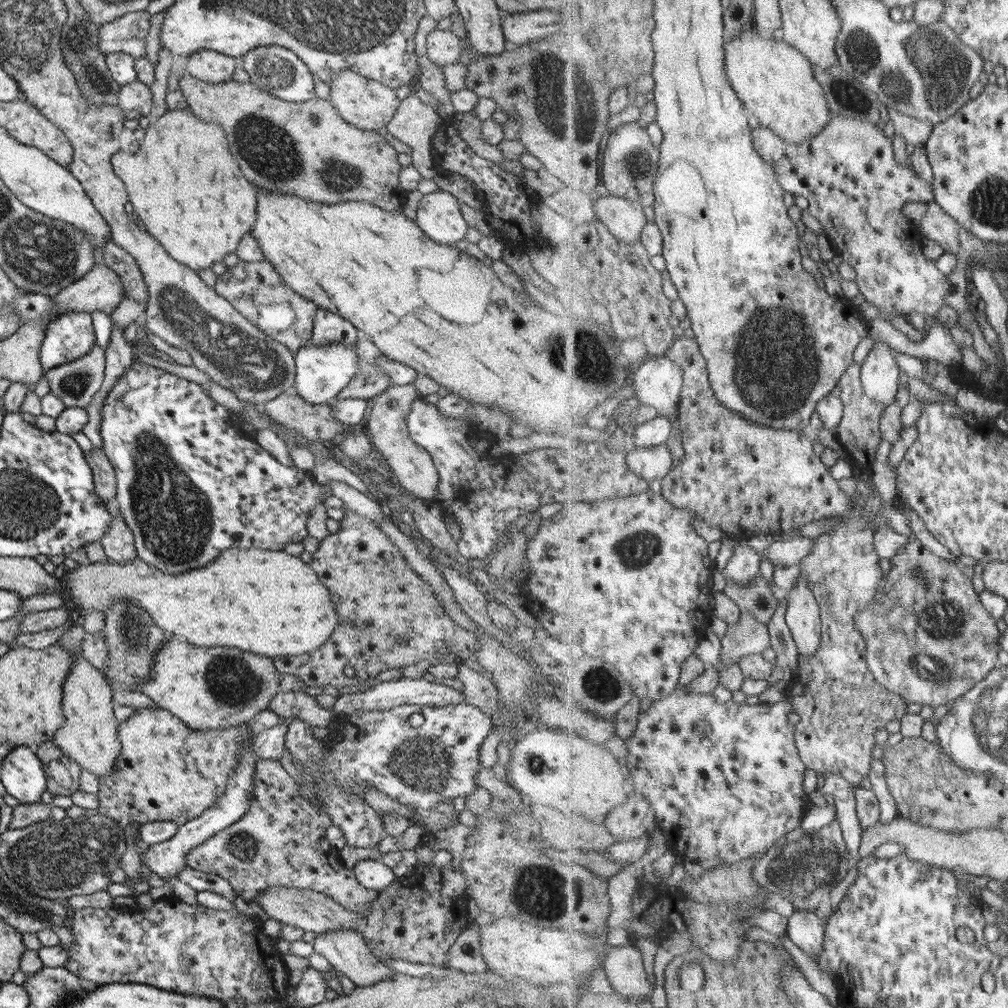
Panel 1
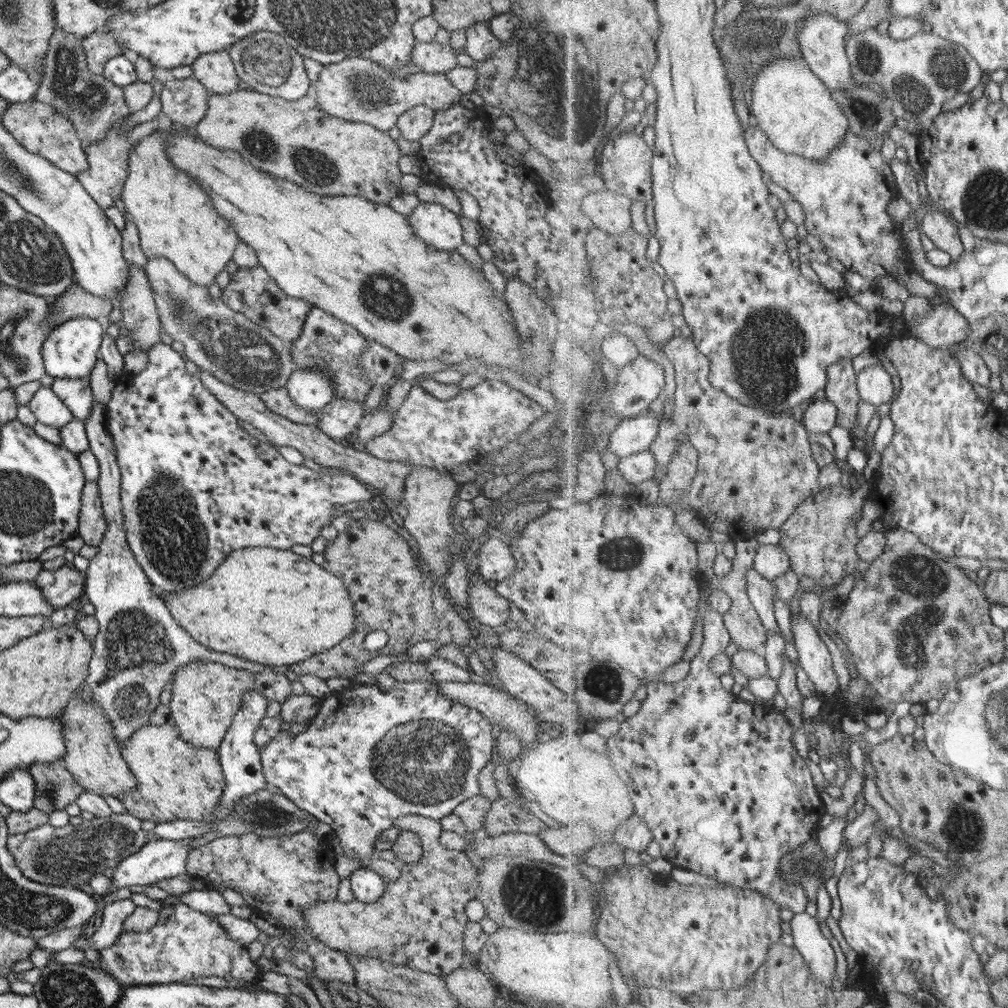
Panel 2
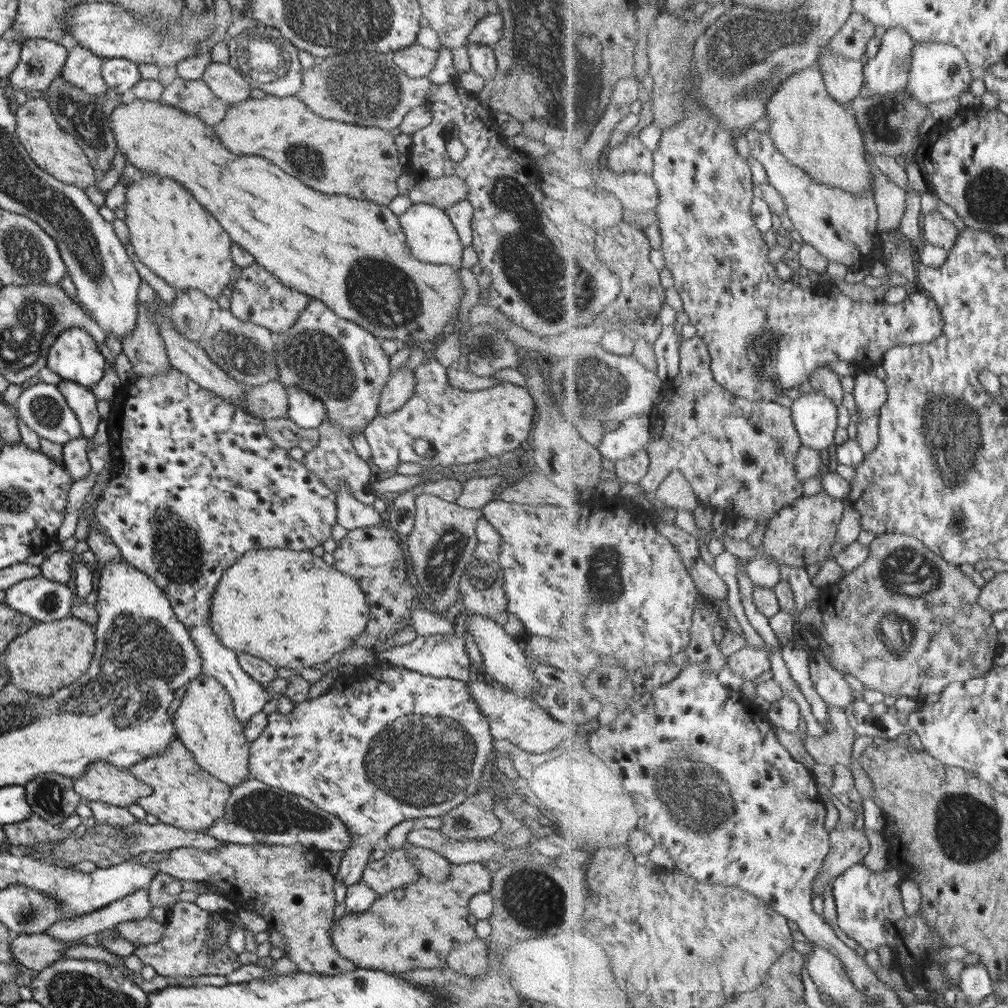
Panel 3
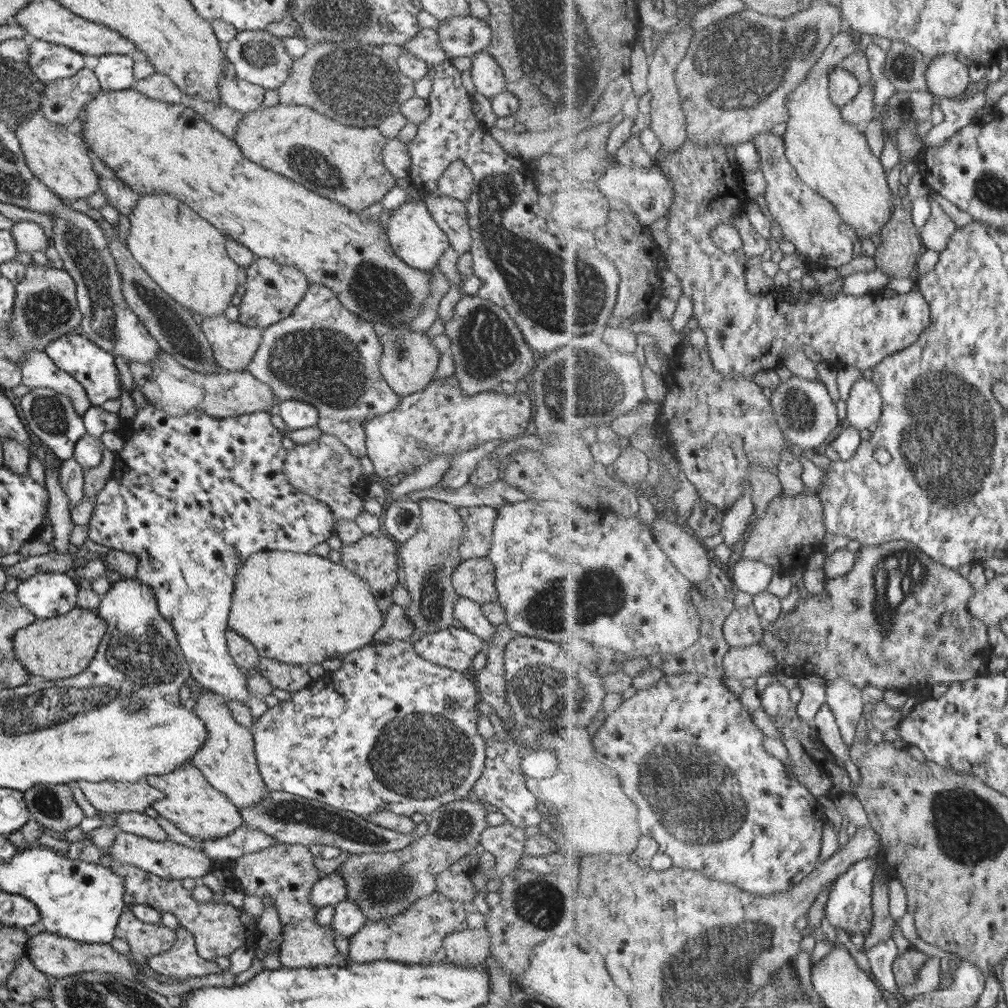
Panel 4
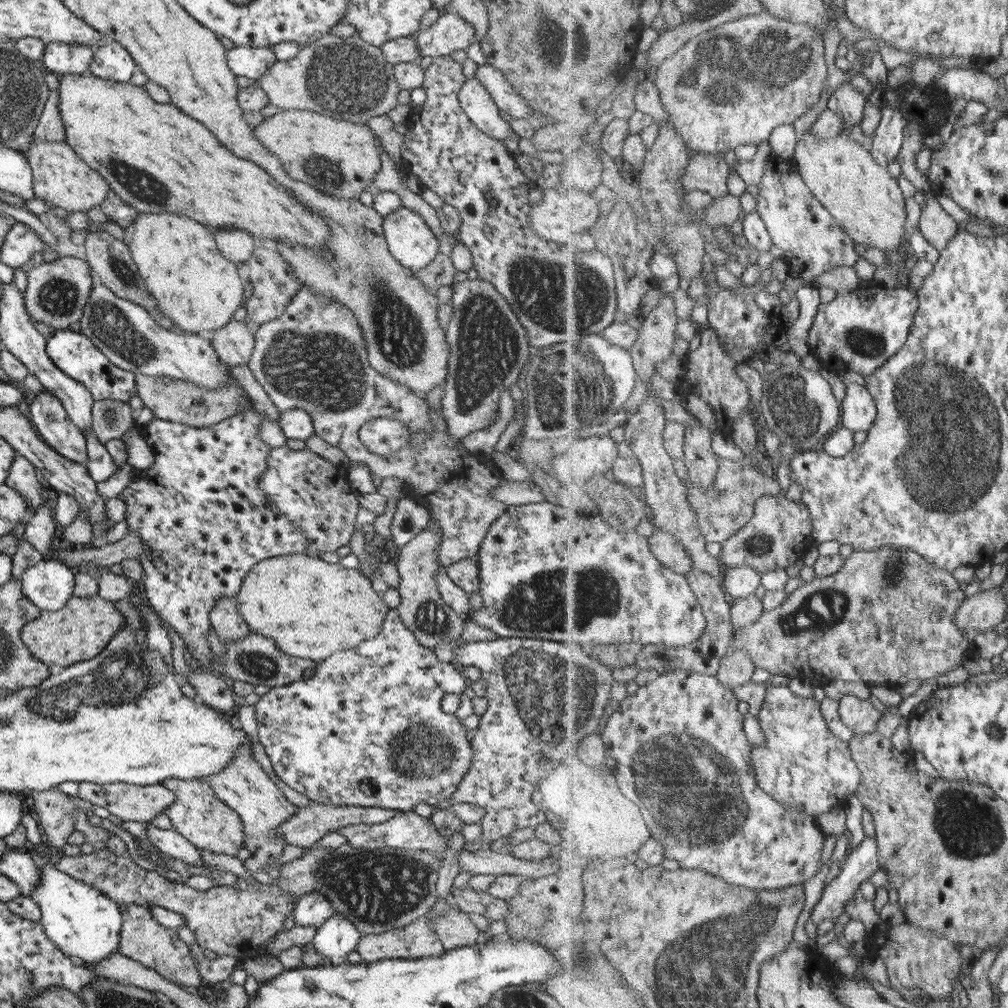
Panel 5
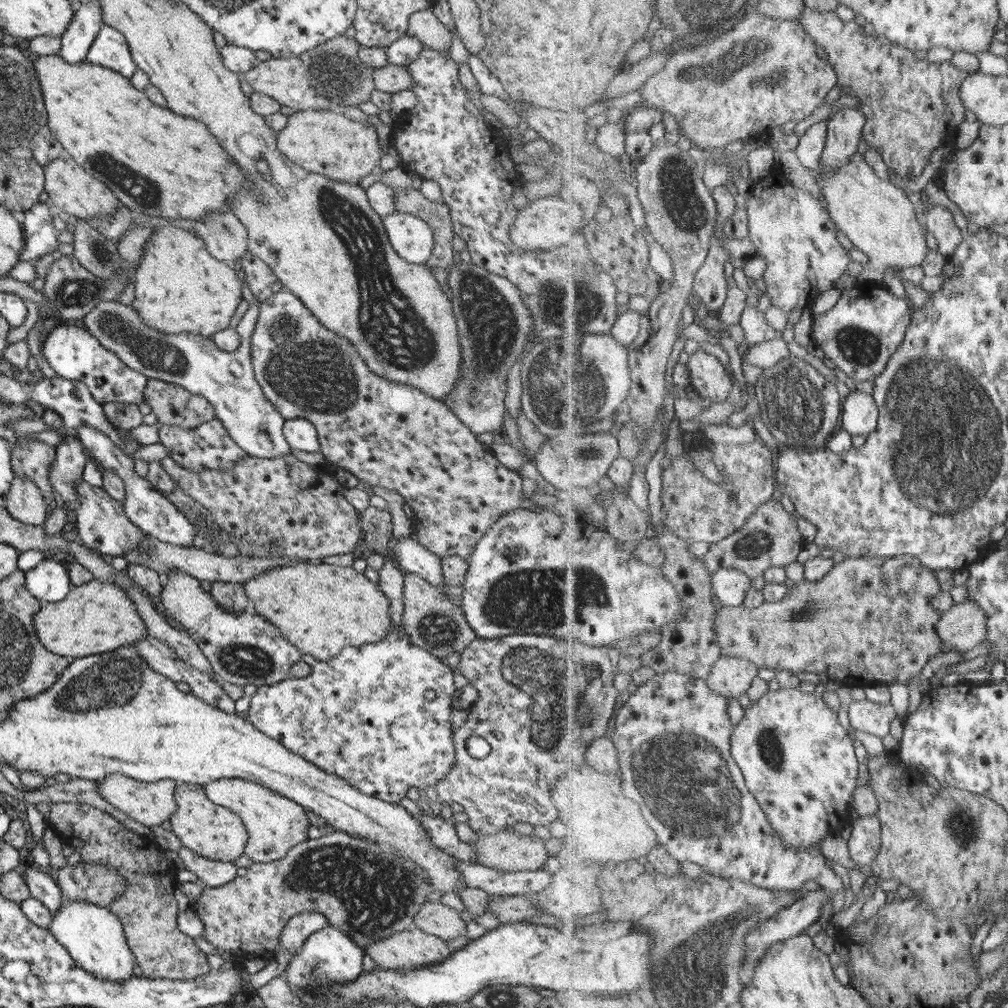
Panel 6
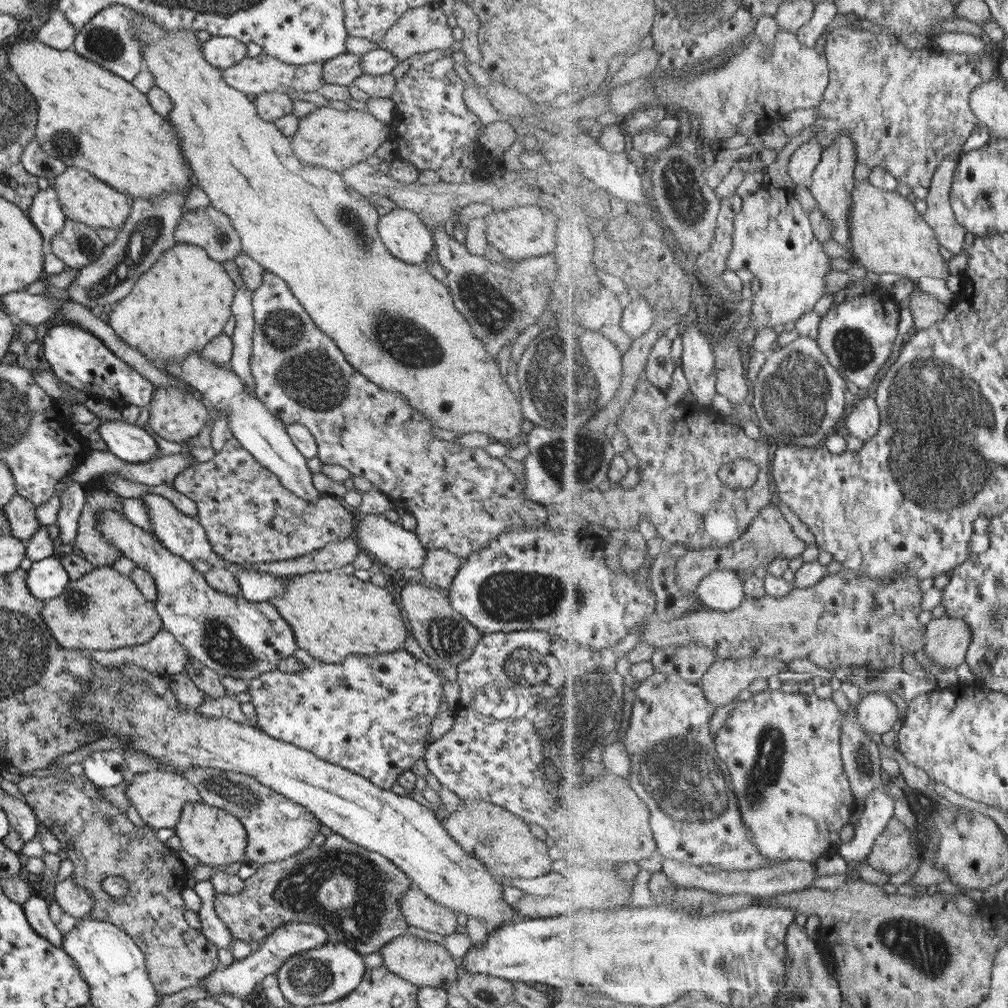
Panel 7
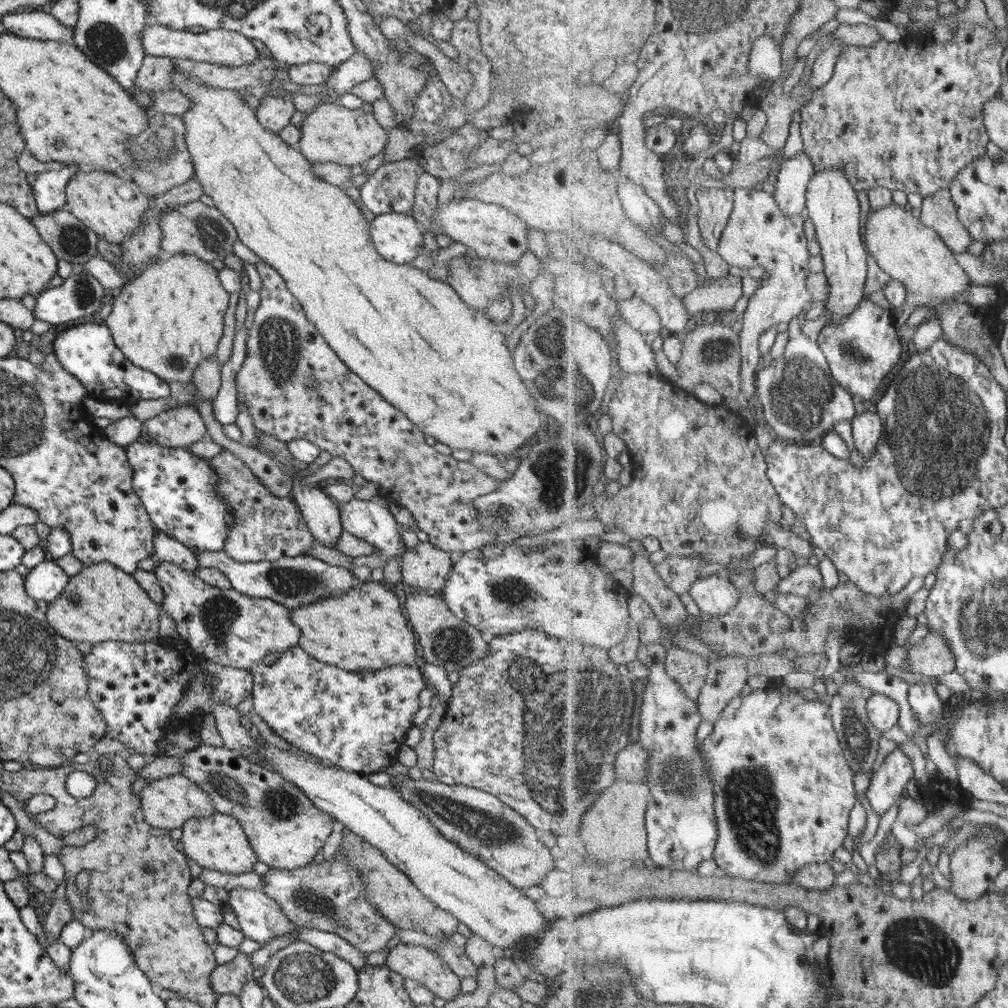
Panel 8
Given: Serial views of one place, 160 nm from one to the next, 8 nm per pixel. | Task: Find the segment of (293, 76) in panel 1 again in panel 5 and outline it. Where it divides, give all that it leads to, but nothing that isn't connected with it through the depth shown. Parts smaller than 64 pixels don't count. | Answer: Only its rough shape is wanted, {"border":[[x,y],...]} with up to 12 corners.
{"border":[[234,46],[226,65],[257,81],[276,60],[270,48]]}

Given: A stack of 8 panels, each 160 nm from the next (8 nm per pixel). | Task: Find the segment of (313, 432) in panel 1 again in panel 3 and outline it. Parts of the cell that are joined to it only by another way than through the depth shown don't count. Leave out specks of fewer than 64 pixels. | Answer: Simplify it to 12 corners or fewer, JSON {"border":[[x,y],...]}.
{"border":[[277,381],[243,385],[233,406],[261,420],[287,413]]}

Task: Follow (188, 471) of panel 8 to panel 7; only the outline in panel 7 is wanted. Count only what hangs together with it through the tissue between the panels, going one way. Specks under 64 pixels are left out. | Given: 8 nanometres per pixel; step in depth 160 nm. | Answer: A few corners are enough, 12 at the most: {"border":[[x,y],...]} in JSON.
{"border":[[104,420],[94,432],[119,461],[159,458],[136,424]]}

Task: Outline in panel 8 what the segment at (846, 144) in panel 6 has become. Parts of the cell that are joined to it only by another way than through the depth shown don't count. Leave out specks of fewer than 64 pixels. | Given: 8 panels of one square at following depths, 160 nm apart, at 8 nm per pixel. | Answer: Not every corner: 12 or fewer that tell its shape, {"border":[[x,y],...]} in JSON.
{"border":[[841,167],[817,172],[806,208],[830,282],[825,326],[865,299],[857,191]]}

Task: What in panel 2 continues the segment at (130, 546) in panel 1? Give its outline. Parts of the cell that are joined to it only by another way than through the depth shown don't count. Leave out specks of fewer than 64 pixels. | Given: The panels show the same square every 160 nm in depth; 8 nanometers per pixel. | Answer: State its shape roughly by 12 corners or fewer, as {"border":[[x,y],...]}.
{"border":[[104,406],[84,422],[107,530],[83,572],[98,624],[75,690],[124,743],[190,660],[197,644],[126,541]]}

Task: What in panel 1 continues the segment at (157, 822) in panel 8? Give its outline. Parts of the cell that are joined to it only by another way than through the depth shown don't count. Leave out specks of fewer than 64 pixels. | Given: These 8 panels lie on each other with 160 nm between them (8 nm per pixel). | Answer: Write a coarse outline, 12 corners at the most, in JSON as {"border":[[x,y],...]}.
{"border":[[81,625],[56,641],[73,655],[64,721],[51,739],[97,778],[120,751],[103,674],[81,656]]}

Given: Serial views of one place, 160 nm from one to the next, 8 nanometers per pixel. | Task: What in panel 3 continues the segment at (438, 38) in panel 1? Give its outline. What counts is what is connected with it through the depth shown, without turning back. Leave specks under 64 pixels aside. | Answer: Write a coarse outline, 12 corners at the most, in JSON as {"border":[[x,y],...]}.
{"border":[[414,43],[389,56],[409,78],[426,77],[438,52]]}

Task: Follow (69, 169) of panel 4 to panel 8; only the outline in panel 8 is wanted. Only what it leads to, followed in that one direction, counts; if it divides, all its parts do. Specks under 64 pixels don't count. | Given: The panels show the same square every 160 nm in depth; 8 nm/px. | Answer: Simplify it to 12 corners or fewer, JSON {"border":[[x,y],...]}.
{"border":[[104,171],[70,177],[64,208],[118,248],[149,198]]}

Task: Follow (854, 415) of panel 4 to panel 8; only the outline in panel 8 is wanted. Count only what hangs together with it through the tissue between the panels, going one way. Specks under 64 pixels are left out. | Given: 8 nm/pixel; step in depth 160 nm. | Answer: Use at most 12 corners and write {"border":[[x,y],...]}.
{"border":[[864,412],[851,422],[855,449],[873,458],[884,435],[877,412]]}

